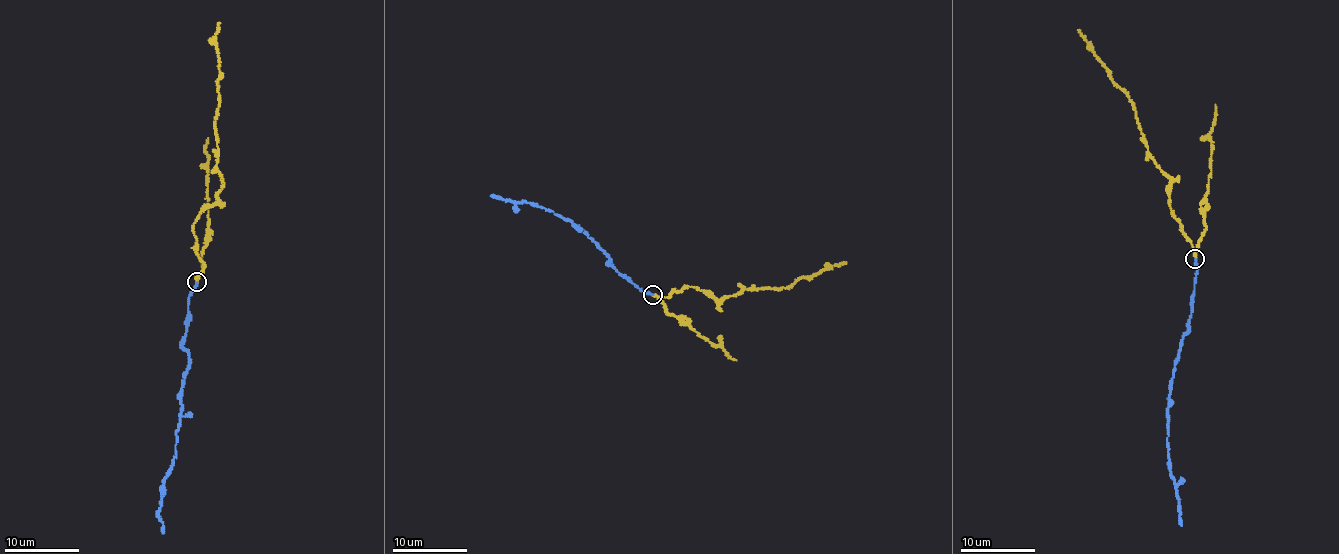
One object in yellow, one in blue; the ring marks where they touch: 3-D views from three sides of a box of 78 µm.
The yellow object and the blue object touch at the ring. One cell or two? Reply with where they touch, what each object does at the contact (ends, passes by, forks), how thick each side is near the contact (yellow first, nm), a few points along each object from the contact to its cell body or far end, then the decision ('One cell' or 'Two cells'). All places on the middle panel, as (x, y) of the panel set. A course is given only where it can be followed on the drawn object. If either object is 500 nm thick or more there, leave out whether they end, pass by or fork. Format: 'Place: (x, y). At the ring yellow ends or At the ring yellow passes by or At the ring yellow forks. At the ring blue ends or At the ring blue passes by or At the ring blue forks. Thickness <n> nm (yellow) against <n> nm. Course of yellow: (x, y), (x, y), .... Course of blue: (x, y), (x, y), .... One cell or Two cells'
Place: (653, 294). At the ring yellow passes by. At the ring blue ends. Thickness 190 nm (yellow) against 260 nm. Course of yellow: (653, 294), (668, 298), (674, 291), (690, 287), (705, 290), (720, 300), (745, 288), (779, 289), (846, 262). Course of blue: (653, 294), (639, 288), (607, 264), (609, 256), (572, 223), (541, 206), (490, 196). Two cells

